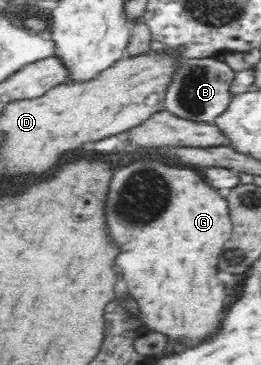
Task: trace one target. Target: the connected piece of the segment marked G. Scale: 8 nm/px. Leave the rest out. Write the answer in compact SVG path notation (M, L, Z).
M141 159L141 161L135 161L135 163L129 163L127 167L123 169L117 169L113 173L113 179L111 179L111 187L109 187L109 193L107 193L107 207L105 207L105 215L107 215L107 231L111 235L111 239L115 241L115 245L121 249L121 255L119 259L115 259L117 267L121 267L121 273L123 273L123 279L129 287L129 293L133 295L133 299L137 299L139 303L138 311L139 318L143 319L145 324L151 332L159 332L167 339L175 343L181 343L180 346L191 347L193 344L202 344L207 340L207 335L211 335L211 331L215 331L215 327L219 327L219 323L223 321L223 315L225 315L225 307L227 307L227 301L229 301L229 291L225 287L223 281L217 279L217 263L219 263L219 257L225 251L225 244L231 239L232 221L230 220L230 212L228 211L228 203L225 198L221 198L215 189L211 185L207 185L199 175L197 171L189 169L189 167L173 167L173 165L165 165L165 163L159 163L157 159Z

